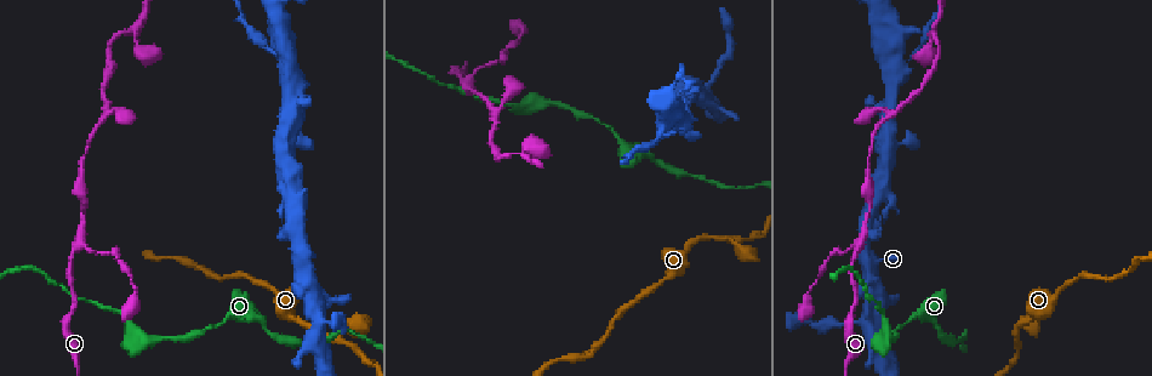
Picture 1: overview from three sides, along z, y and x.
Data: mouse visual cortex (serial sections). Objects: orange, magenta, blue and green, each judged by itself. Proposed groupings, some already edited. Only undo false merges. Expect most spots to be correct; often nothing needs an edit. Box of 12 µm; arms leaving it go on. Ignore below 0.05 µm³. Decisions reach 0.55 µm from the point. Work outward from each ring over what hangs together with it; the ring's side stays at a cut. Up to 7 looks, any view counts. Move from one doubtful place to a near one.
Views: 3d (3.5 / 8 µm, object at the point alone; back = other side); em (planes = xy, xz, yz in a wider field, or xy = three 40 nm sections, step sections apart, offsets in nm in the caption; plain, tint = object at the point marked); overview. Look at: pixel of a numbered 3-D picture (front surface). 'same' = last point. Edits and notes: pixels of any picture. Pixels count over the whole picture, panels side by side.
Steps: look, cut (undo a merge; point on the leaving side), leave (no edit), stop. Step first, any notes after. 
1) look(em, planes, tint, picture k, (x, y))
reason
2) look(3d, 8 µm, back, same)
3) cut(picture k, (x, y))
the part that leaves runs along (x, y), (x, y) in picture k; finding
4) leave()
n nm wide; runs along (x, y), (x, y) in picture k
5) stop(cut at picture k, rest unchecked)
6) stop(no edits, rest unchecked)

look(3d, 3.5 µm, picture 1, (1016, 337))
abrupt turn

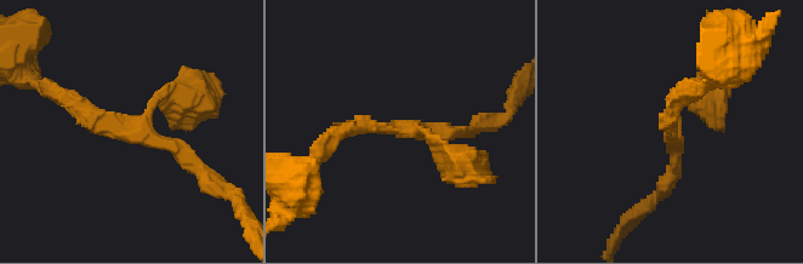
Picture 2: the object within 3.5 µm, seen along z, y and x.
look(em, xy, step 1, tint, picture 2, (414, 129))
3 arms; arms of 150, 200, 200 nm

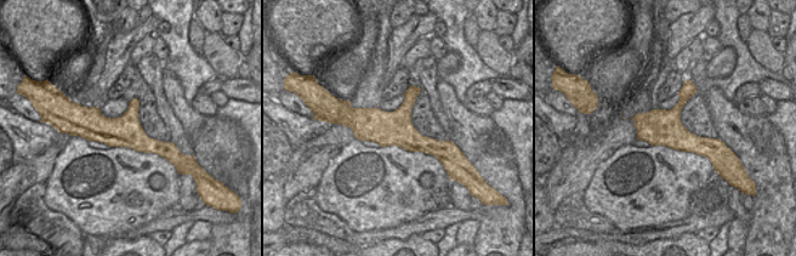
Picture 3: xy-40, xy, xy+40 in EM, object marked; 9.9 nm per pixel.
leave()
runs along (343, 130), (422, 130), (463, 164) in picture 2; one cell here

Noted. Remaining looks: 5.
look(3d, 8 µm, back, picture 1, (648, 145))
abrupt turn

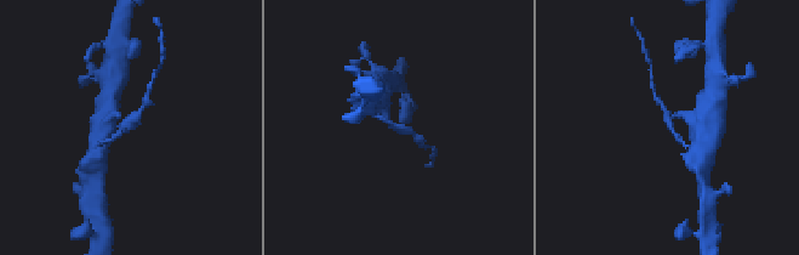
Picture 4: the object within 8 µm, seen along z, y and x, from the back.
look(3d, 3.5 µm, picture 4, (123, 122))
zoom in

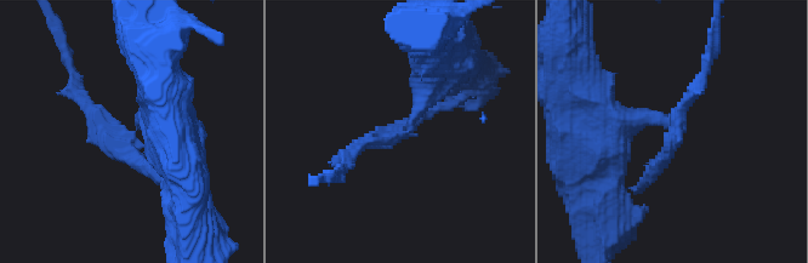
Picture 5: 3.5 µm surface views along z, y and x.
look(em, xy, step 3, tint, picture 5, (675, 134))
arms of 200, 350 nm

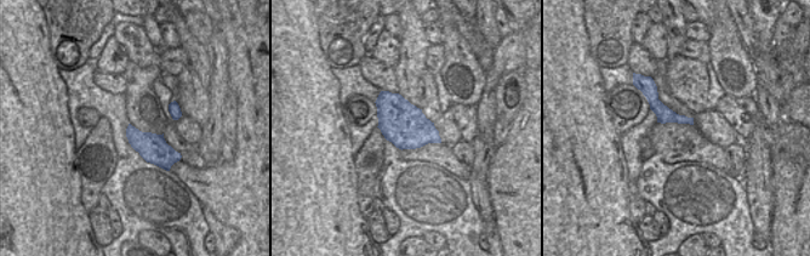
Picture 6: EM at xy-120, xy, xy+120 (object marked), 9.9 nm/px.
leave()
runs along (645, 87), (667, 115), (690, 120) in picture 6; continuous, no second cell

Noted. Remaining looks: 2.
look(3d, 3.5 µm, picture 1, (81, 242))

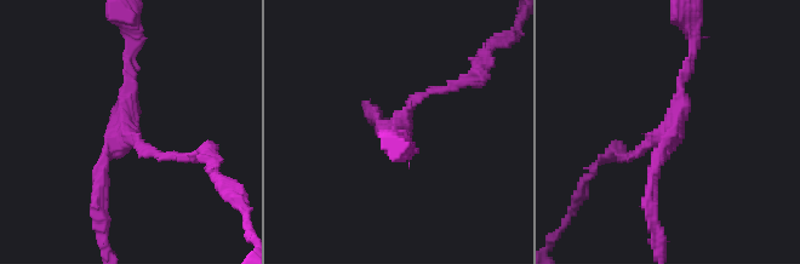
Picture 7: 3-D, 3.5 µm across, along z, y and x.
look(em, xy, step 5, tint, picture 7, (394, 126))
3 arms; arms of 100, 150, 150 nm; now the EM

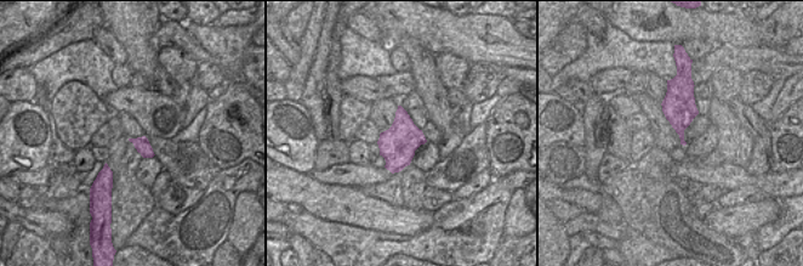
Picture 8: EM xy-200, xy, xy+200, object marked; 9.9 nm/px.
leave()
runs along (650, 206), (690, 57) in picture 7; all the same cell

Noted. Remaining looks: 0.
stop(no edits, rest unchecked)

